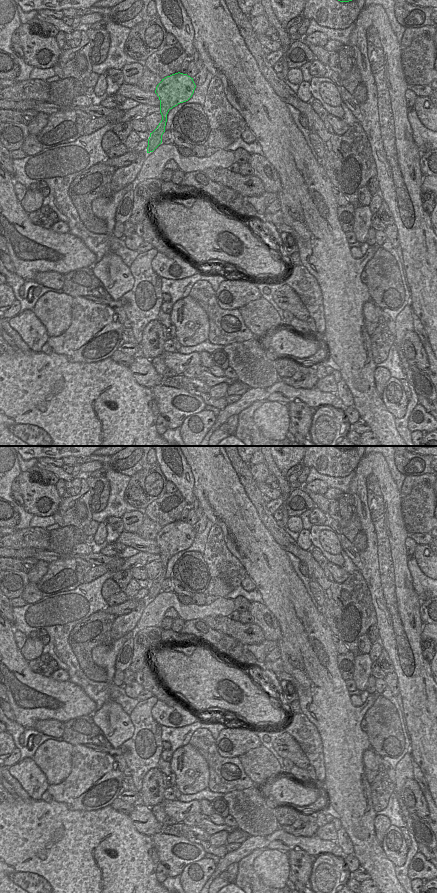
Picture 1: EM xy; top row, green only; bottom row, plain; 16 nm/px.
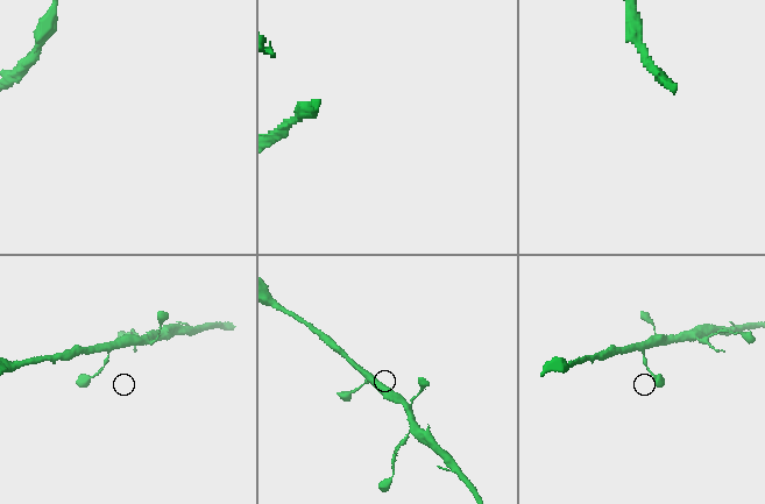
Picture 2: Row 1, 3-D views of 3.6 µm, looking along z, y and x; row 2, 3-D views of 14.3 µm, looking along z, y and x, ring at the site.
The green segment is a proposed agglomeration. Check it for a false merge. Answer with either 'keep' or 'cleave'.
keep

